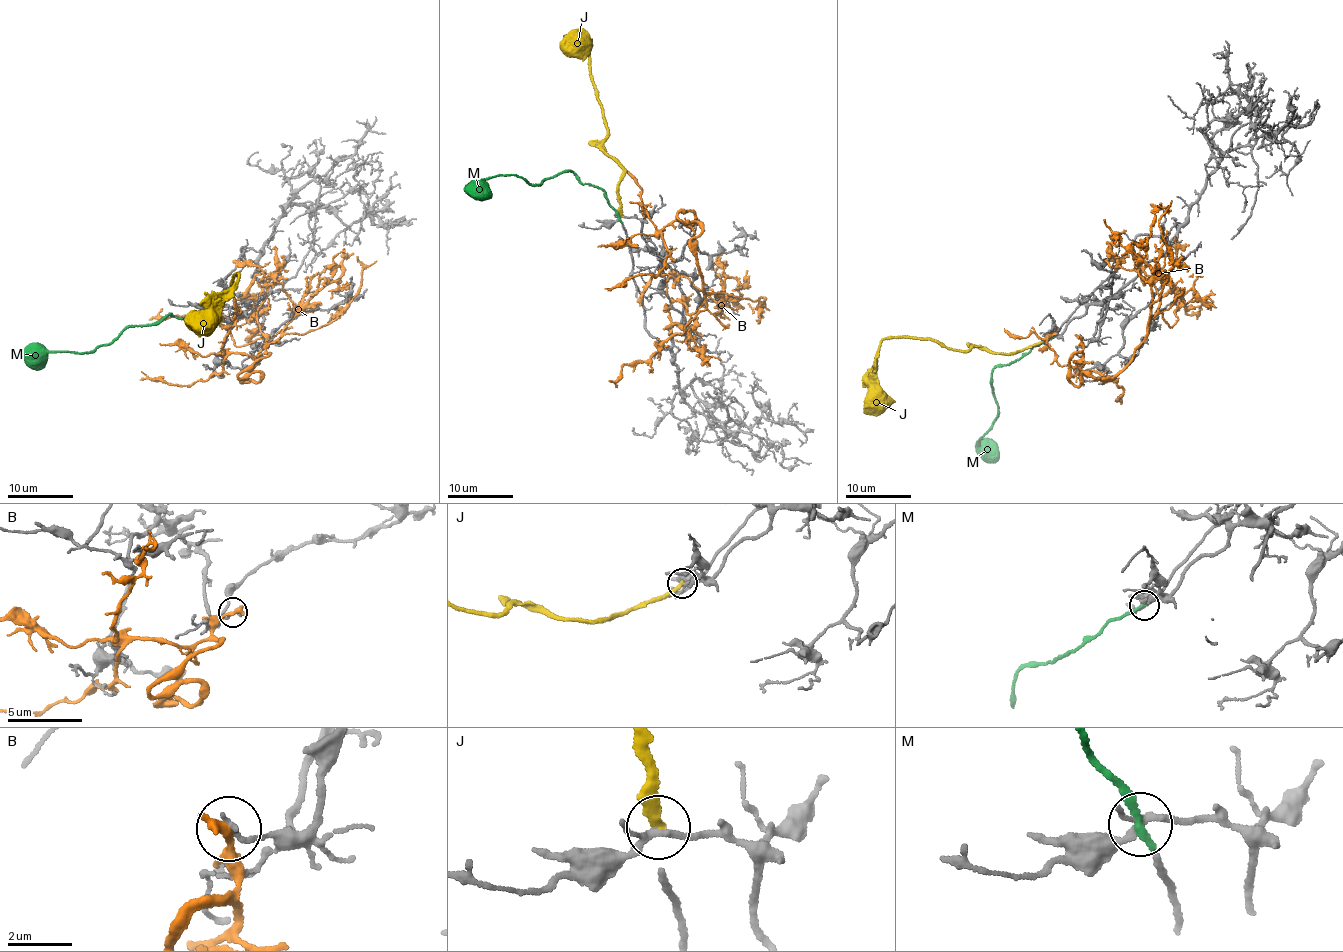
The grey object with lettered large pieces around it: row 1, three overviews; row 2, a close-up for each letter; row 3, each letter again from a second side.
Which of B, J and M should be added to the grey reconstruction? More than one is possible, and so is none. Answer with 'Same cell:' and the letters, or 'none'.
Same cell: M

